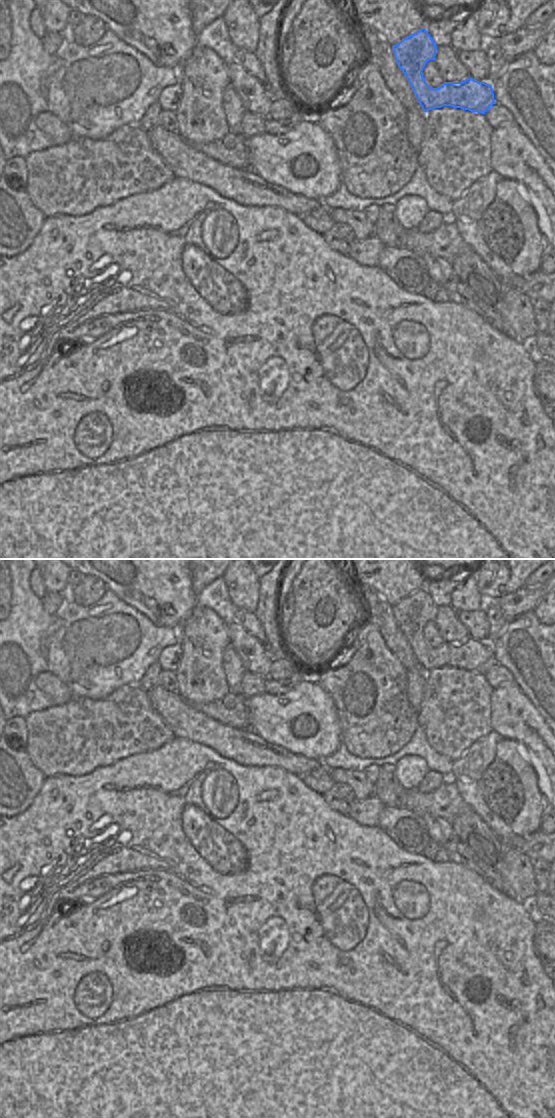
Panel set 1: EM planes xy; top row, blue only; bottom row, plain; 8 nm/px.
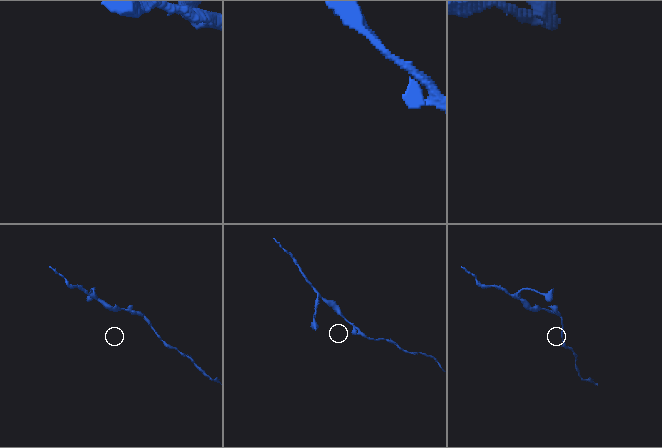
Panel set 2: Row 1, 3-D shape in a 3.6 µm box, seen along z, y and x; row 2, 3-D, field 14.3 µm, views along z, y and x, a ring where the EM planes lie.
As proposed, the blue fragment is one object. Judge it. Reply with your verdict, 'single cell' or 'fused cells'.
single cell

